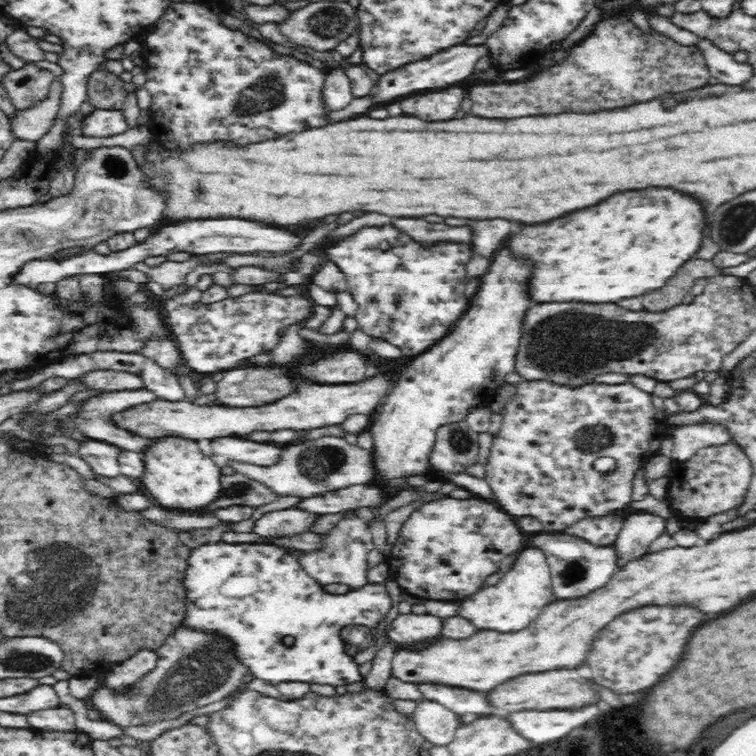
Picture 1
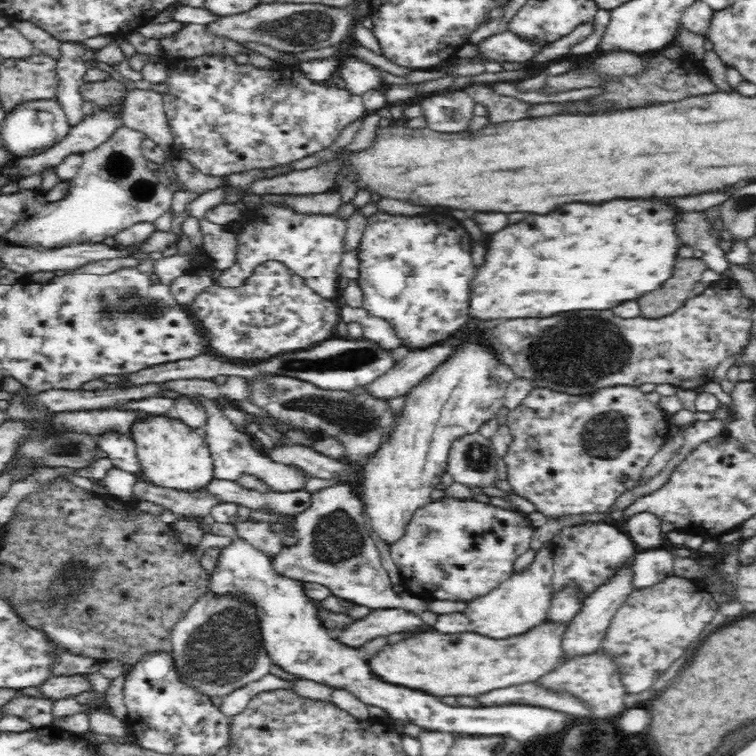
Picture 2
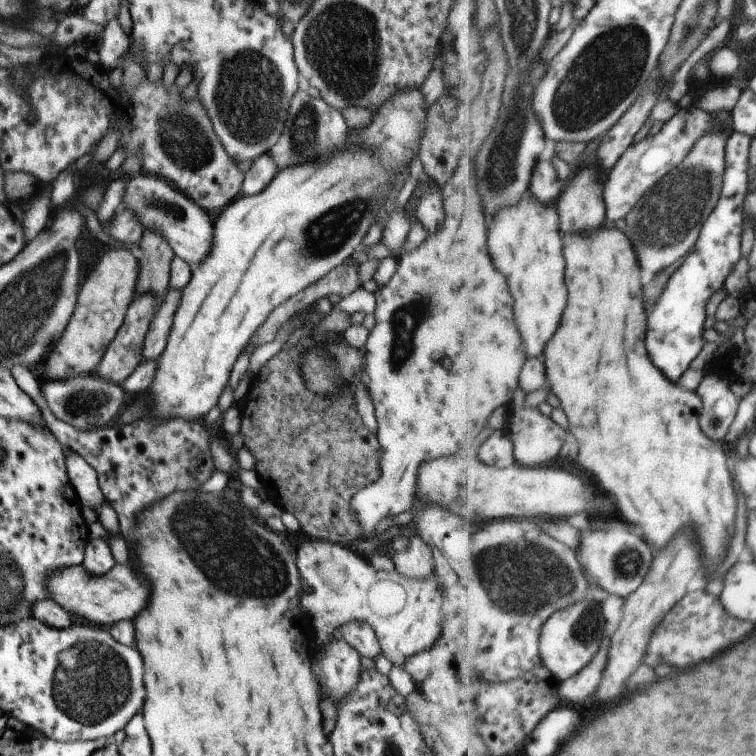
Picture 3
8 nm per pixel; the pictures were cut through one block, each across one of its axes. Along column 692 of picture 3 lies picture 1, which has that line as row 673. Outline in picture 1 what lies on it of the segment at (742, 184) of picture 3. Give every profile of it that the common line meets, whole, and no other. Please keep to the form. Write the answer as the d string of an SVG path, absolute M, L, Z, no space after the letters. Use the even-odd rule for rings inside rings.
M217 542L214 544L201 546L199 549L193 549L192 556L189 556L189 567L185 576L185 587L188 597L188 614L182 620L183 626L190 626L196 630L213 630L232 639L235 646L236 656L240 658L240 662L248 666L250 672L256 677L266 680L272 684L279 685L281 682L305 682L314 684L326 684L326 686L350 686L350 684L360 684L365 682L367 676L362 676L360 666L352 664L354 656L350 656L345 652L346 642L341 637L341 630L344 626L350 624L366 624L374 629L374 626L385 616L391 608L390 595L386 591L383 583L370 583L358 590L349 590L344 595L331 595L322 590L321 584L316 582L298 562L298 559L290 552L280 546L270 546L270 544L236 544L226 542ZM284 636L292 636L294 644L286 646L282 641Z

